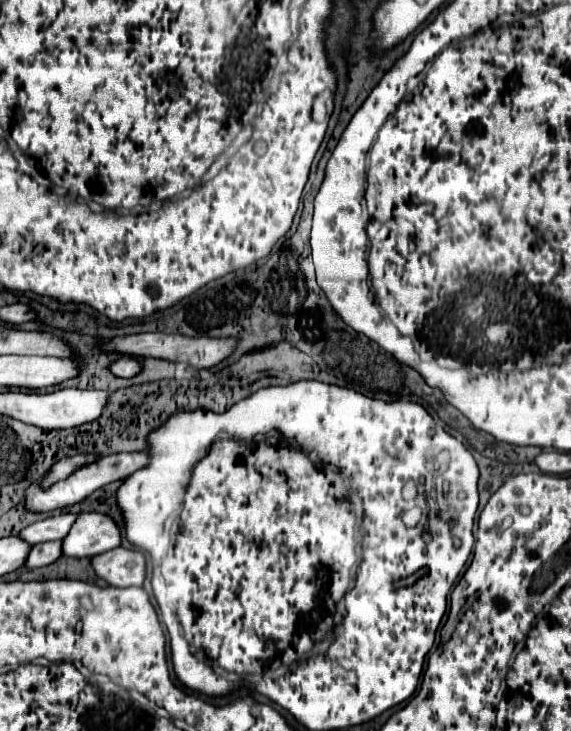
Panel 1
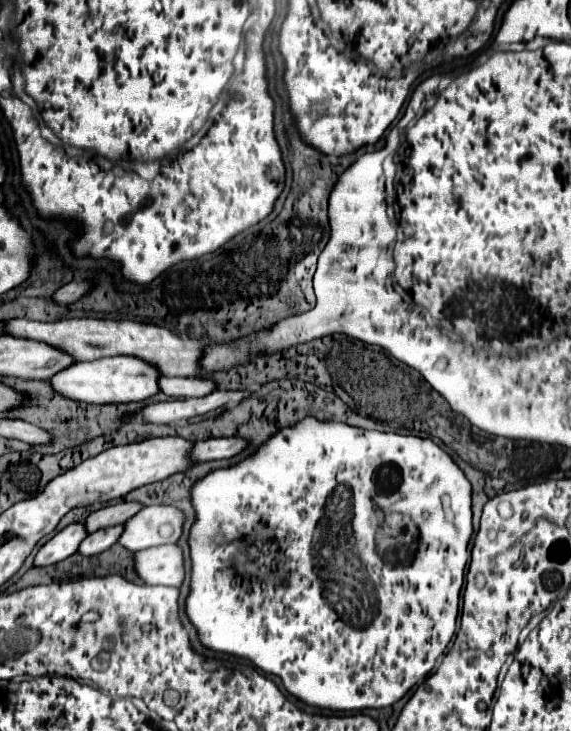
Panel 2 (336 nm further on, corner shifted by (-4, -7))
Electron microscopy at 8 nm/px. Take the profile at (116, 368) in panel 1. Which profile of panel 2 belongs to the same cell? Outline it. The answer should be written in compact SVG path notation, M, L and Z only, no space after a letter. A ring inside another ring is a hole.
M159 377L159 391L167 397L203 397L213 391L215 385L209 379L197 377Z

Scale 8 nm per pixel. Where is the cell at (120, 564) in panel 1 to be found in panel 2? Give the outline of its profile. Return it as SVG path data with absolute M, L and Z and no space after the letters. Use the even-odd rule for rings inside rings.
M177 545L149 547L135 553L135 571L147 585L179 587L185 577L183 555Z

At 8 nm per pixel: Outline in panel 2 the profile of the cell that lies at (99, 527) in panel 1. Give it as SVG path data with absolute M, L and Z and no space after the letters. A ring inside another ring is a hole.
M165 505L143 507L123 525L125 529L117 543L129 551L141 551L165 543L175 543L183 529L183 513Z

